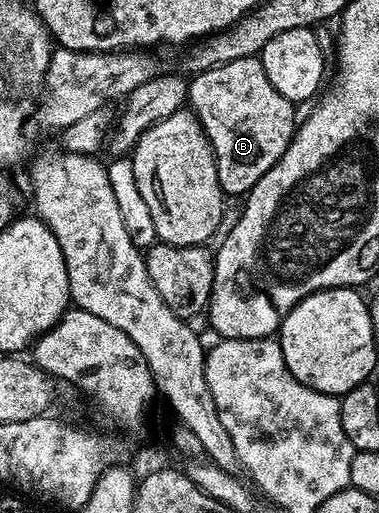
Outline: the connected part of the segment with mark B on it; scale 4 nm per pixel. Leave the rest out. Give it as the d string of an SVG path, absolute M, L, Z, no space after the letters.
M258 55L239 57L196 73L189 84L189 104L207 132L207 140L215 152L219 184L228 197L242 197L251 191L252 186L279 161L281 154L285 154L297 127L296 105L277 94L273 82L269 82L265 74L262 59Z

